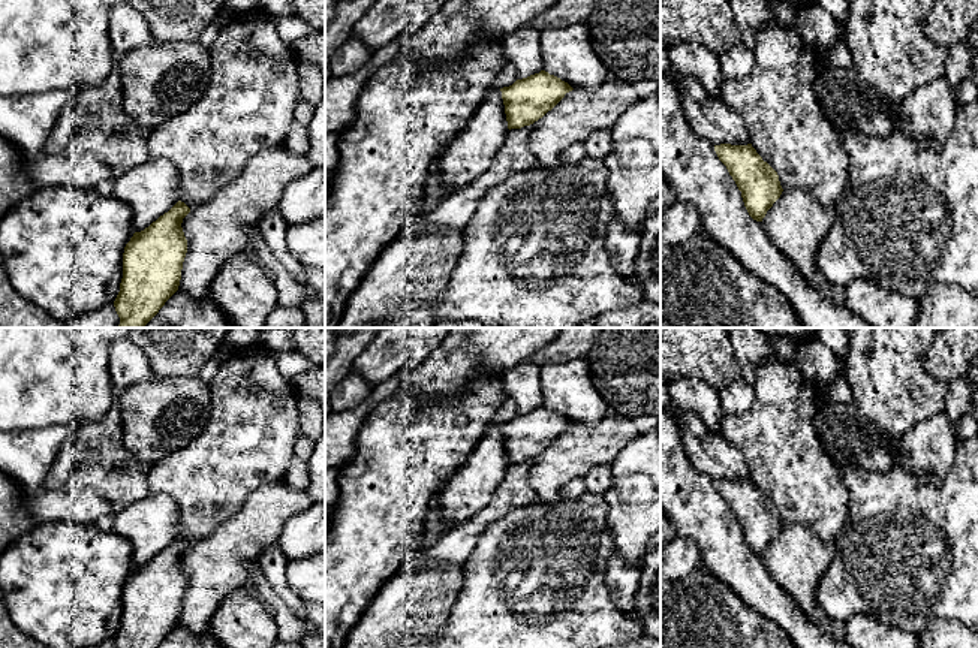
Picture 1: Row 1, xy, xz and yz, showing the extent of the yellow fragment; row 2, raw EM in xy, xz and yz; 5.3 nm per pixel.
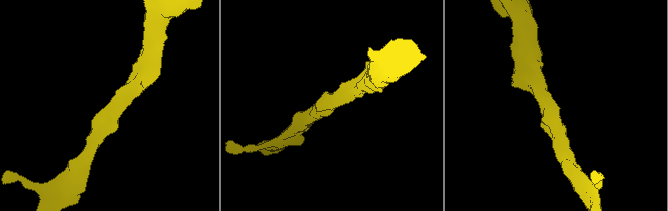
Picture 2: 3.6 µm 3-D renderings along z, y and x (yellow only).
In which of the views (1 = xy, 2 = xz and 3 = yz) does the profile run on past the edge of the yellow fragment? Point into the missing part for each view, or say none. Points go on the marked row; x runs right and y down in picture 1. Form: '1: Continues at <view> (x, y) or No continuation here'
1: No continuation here
2: No continuation here
3: No continuation here

